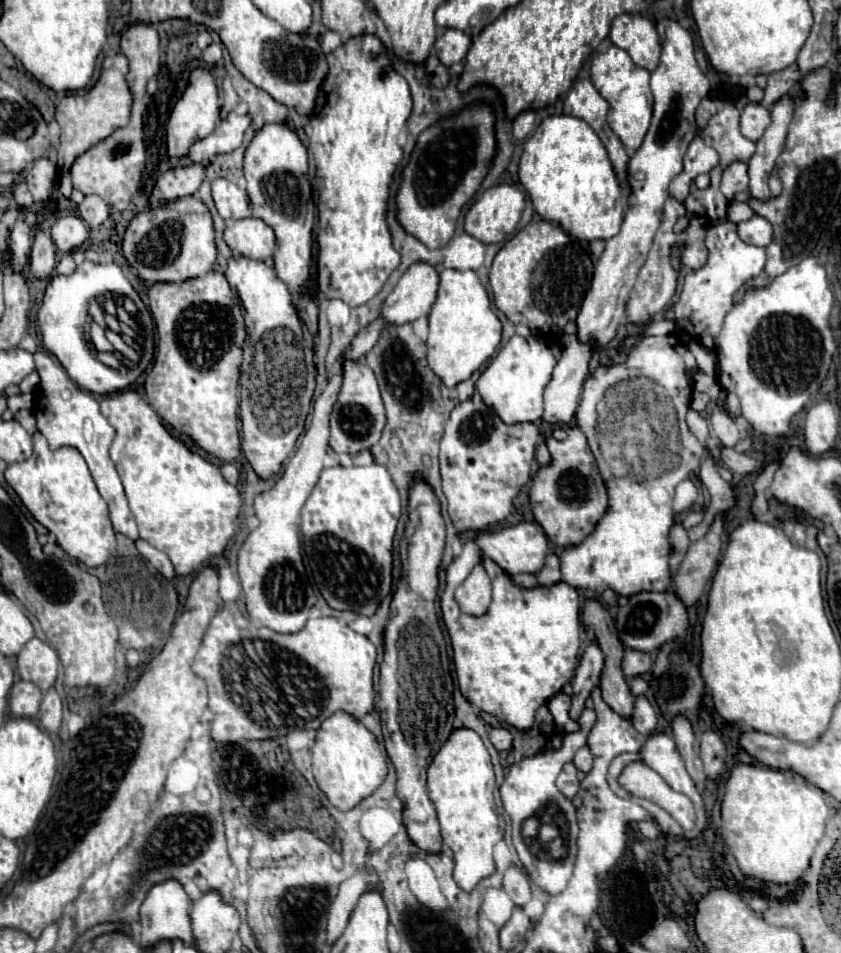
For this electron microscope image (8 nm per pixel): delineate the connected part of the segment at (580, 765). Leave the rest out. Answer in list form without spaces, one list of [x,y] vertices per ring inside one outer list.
[[[583,746],[583,748],[575,754],[573,764],[577,766],[577,770],[581,770],[581,772],[585,772],[585,774],[591,770],[591,766],[593,766],[593,756],[591,756],[591,752],[587,750],[587,746]]]

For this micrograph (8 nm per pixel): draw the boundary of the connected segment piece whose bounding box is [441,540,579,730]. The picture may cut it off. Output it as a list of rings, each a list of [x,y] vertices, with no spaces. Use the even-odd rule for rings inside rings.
[[[469,540],[463,544],[463,552],[447,566],[447,586],[441,596],[441,612],[453,646],[459,690],[481,712],[493,714],[517,730],[529,730],[533,726],[537,708],[561,692],[563,684],[571,682],[575,674],[579,662],[579,596],[577,590],[565,582],[557,582],[553,586],[519,588],[503,568],[499,568],[493,560],[485,560],[485,570],[493,582],[493,600],[485,616],[475,618],[463,614],[453,598],[457,588],[457,572],[471,572],[475,562],[479,562],[479,548],[473,540]]]

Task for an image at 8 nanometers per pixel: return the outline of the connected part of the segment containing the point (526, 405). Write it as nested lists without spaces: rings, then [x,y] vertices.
[[[515,334],[477,380],[477,392],[487,406],[495,406],[495,412],[503,418],[503,422],[537,422],[543,416],[543,390],[551,380],[551,372],[559,356],[559,344],[551,344],[547,338],[531,338],[529,342]]]

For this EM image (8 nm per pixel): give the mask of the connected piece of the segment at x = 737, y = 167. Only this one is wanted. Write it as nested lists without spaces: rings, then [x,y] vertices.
[[[735,160],[723,170],[723,180],[721,180],[721,192],[725,194],[727,200],[733,200],[737,192],[747,192],[747,164],[741,160]]]

